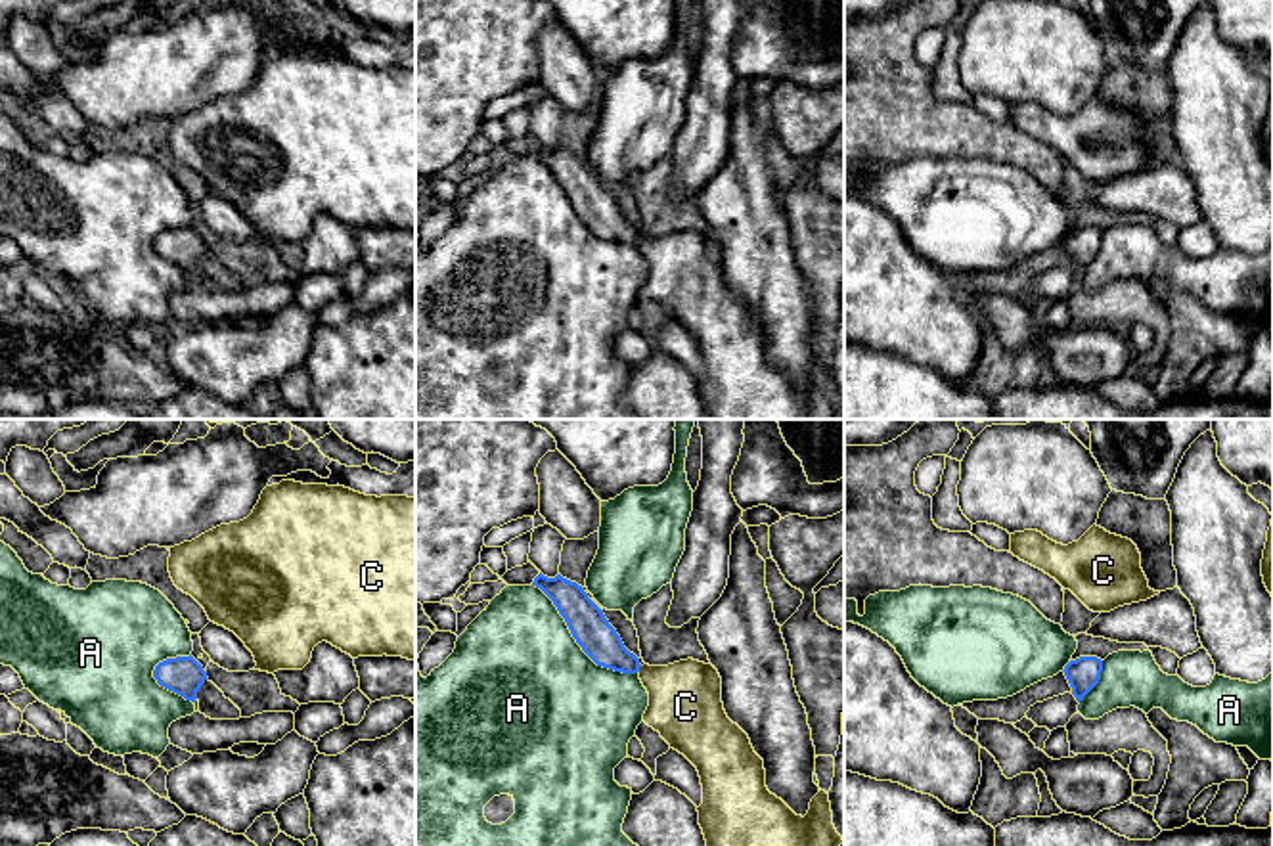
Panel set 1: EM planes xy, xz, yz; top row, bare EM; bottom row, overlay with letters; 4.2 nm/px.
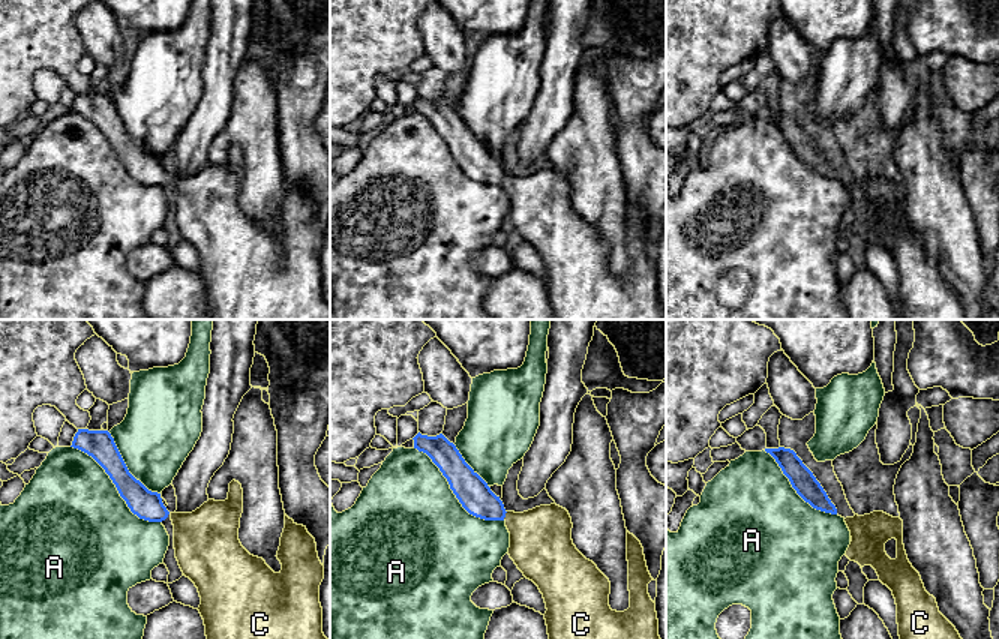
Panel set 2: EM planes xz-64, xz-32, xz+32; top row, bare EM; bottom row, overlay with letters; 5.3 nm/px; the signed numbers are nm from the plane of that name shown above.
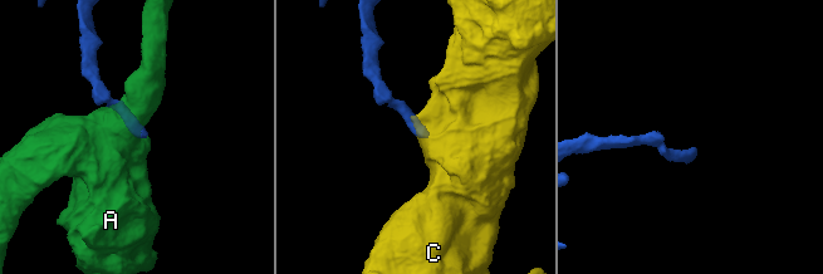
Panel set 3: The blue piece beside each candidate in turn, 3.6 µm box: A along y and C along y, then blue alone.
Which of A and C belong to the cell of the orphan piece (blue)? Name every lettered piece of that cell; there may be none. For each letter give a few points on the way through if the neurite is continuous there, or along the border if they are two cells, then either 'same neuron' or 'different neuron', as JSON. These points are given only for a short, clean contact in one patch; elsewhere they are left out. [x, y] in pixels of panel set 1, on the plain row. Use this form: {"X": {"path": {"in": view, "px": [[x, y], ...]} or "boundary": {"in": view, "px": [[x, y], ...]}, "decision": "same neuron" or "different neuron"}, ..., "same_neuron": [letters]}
{"A": {"decision": "different neuron"}, "C": {"path": {"in": "xz", "px": [[594, 205], [619, 230], [638, 240], [670, 259], [686, 274]]}, "decision": "same neuron"}, "same_neuron": ["C"]}

